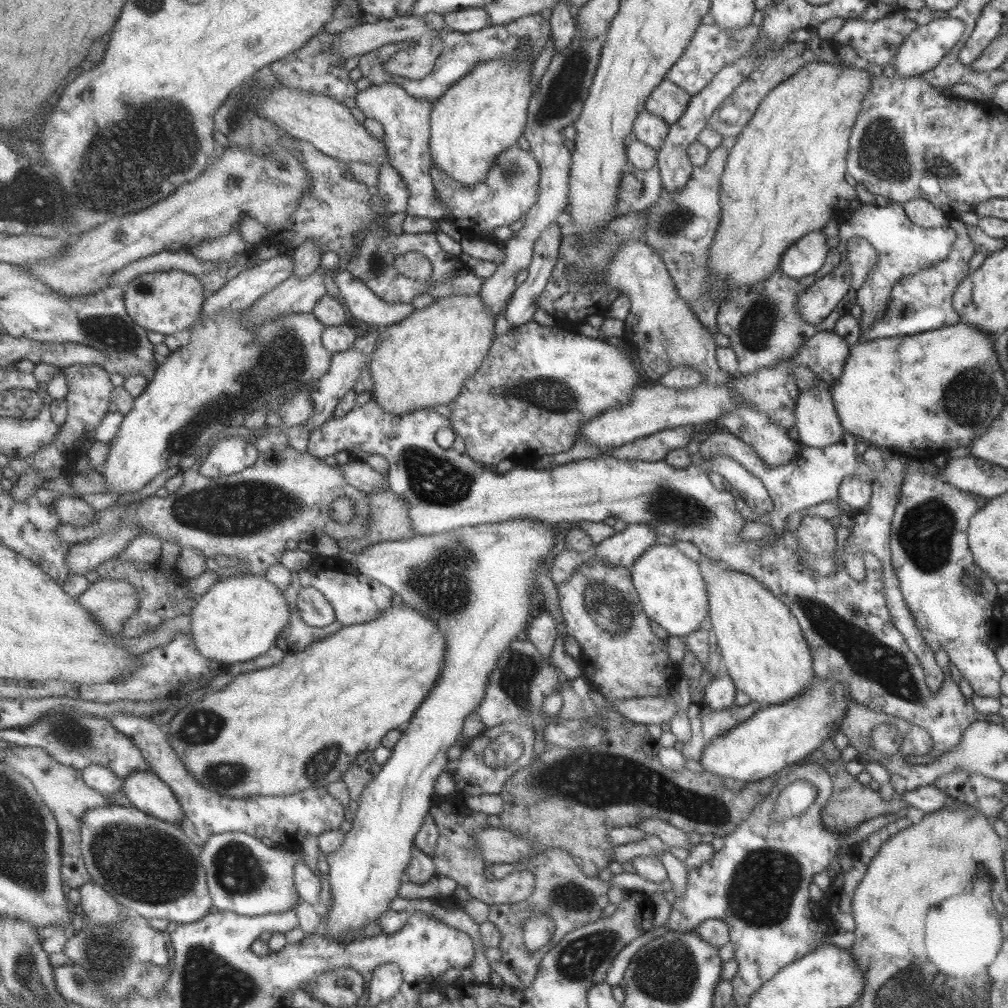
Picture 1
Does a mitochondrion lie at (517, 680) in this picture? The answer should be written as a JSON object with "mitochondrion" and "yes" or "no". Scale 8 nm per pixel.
{"mitochondrion":"yes"}

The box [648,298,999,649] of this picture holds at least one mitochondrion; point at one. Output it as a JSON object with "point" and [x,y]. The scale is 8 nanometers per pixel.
{"point":[925,531]}

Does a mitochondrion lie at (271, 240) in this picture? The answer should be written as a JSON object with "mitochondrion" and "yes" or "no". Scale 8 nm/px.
{"mitochondrion":"no"}

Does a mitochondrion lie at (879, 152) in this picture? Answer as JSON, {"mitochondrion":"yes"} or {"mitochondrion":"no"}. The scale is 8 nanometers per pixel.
{"mitochondrion":"yes"}

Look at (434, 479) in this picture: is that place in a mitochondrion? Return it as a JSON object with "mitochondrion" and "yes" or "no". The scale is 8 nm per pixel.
{"mitochondrion":"yes"}

